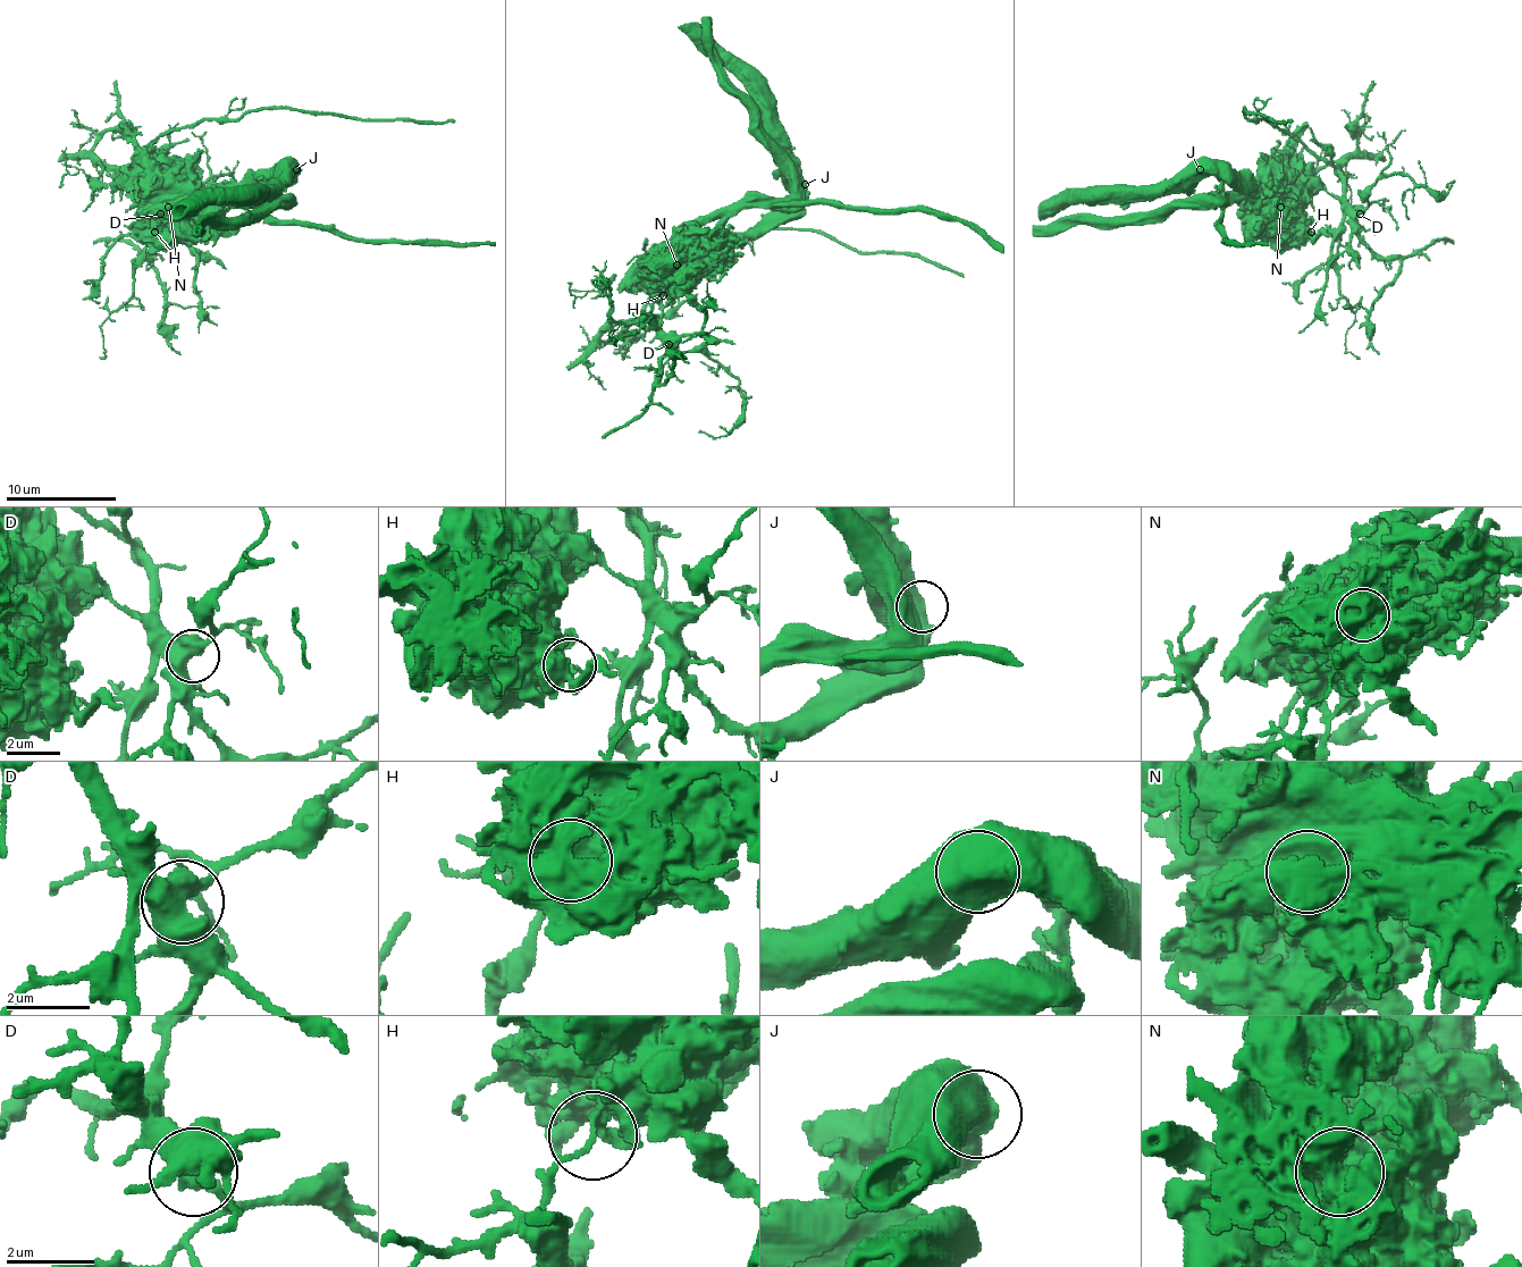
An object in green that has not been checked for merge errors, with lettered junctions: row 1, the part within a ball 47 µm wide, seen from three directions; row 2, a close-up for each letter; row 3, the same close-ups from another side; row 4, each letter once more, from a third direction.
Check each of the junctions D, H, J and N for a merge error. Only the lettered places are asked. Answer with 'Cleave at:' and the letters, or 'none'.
Cleave at: H, N

